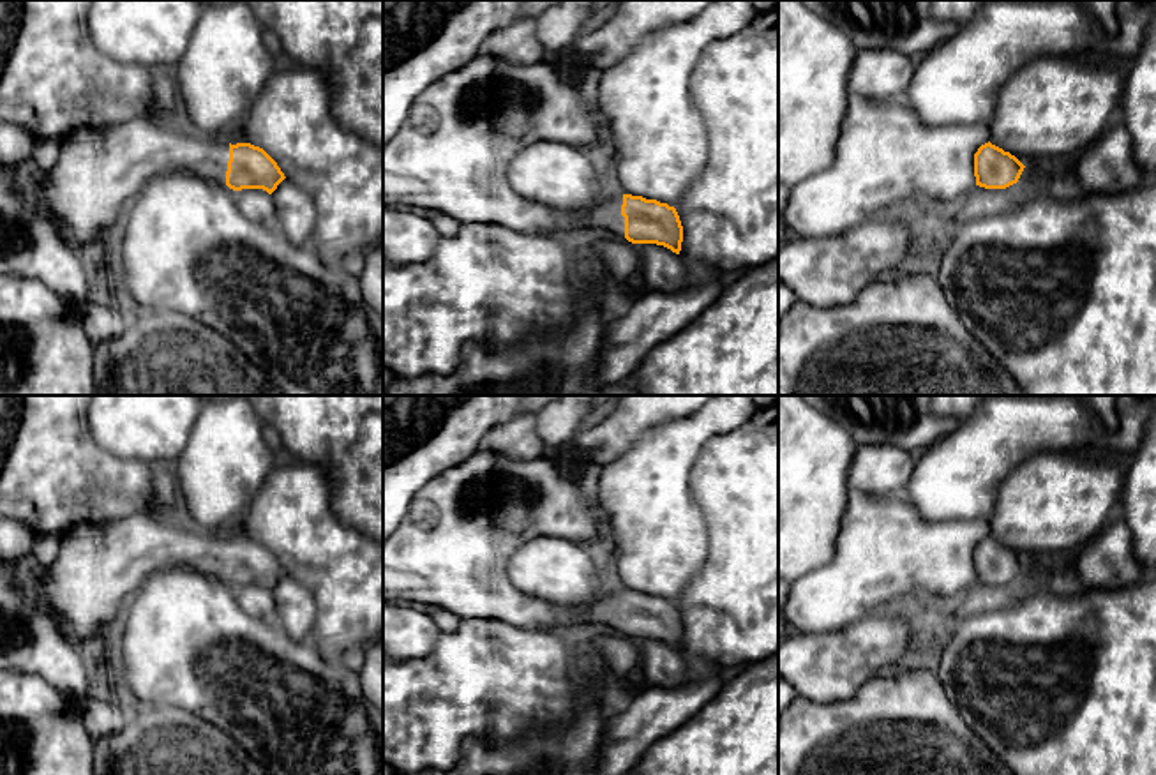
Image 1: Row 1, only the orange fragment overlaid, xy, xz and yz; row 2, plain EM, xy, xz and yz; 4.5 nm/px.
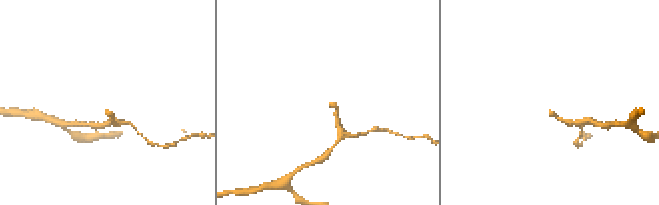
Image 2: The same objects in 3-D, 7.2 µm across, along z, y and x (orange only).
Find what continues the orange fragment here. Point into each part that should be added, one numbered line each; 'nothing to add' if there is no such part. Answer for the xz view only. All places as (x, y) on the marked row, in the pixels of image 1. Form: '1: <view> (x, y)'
1: xz (450, 156)

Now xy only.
1: xy (97, 173)

